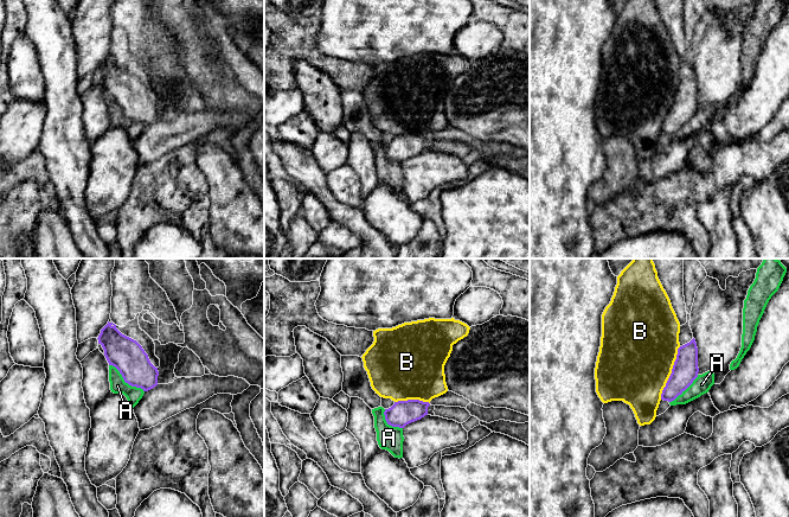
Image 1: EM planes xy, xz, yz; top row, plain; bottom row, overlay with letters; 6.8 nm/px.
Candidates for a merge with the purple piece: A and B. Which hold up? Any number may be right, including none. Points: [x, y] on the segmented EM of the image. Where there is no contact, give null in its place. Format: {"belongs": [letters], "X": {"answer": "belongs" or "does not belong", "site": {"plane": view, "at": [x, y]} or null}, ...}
{"belongs": [], "A": {"answer": "does not belong", "site": {"plane": "xy", "at": [124, 381]}}, "B": {"answer": "does not belong", "site": {"plane": "yz", "at": [672, 372]}}}

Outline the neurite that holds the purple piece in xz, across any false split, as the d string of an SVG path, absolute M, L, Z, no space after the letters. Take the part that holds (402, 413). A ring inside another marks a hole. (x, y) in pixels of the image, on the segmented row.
M419 400L398 401L391 408L385 409L385 420L392 427L404 428L406 425L428 415L429 406L429 402Z

